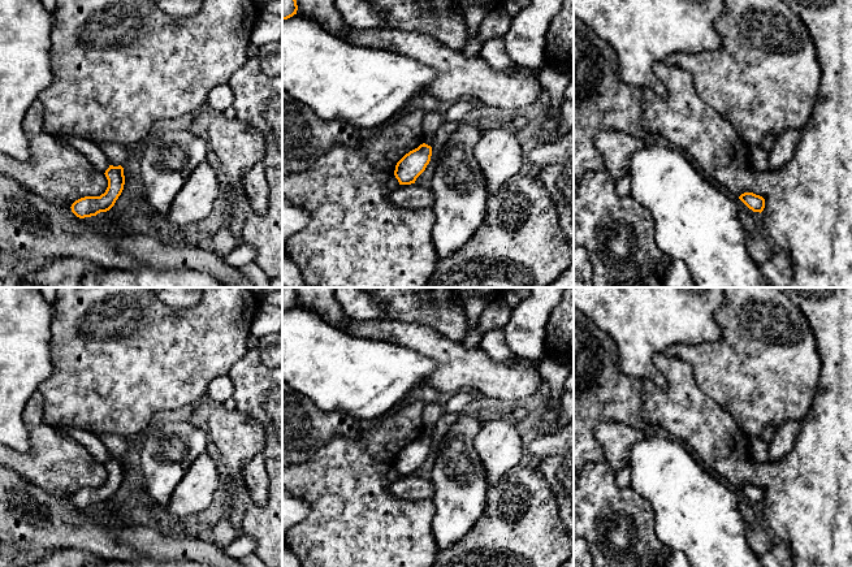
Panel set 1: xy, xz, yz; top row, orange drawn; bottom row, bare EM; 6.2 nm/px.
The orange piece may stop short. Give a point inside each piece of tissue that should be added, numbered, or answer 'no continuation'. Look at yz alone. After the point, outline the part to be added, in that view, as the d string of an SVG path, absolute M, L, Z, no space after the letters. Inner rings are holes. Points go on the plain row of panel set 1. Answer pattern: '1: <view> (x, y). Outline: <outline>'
no continuation

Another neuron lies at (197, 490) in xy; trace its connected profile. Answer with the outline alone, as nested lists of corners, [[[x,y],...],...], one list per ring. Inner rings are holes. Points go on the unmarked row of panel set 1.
[[[202,453],[189,467],[174,489],[166,511],[176,518],[198,515],[213,502],[221,484],[221,469],[216,456]]]

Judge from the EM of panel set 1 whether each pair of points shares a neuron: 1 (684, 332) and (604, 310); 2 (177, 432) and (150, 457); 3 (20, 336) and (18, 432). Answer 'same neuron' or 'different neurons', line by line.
1: same neuron
2: same neuron
3: same neuron

